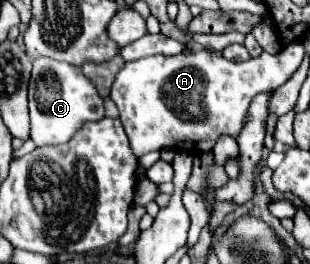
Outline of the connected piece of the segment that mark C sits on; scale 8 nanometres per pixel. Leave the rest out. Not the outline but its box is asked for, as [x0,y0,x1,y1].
[29,57,103,145]

